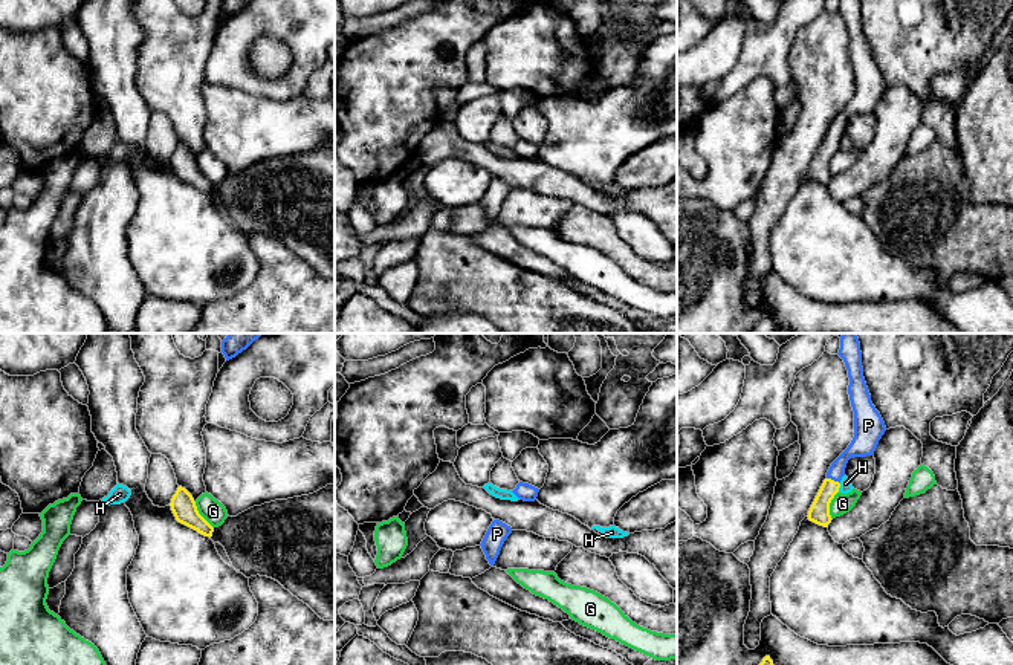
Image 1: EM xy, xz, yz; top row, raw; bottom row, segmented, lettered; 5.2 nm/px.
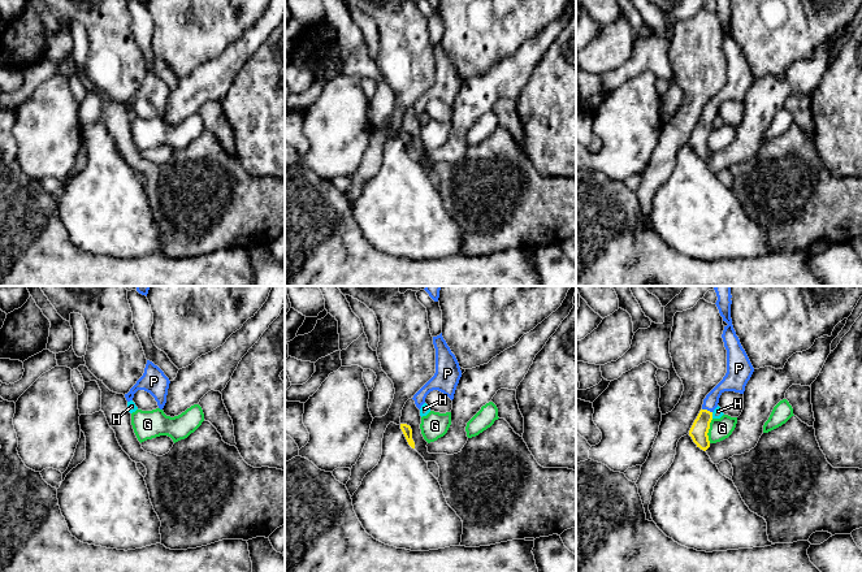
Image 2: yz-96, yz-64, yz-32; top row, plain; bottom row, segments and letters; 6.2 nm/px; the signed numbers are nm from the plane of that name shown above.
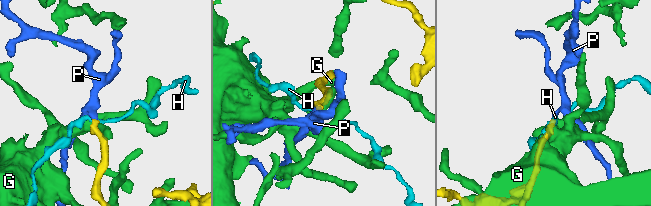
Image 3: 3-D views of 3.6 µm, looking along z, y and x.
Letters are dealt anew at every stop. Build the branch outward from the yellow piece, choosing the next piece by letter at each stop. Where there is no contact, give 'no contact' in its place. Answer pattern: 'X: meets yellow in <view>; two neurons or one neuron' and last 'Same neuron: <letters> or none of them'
G: meets yellow in yz; two neurons
H: meets yellow in yz; two neurons
P: meets yellow in yz; one neuron
Same neuron: P

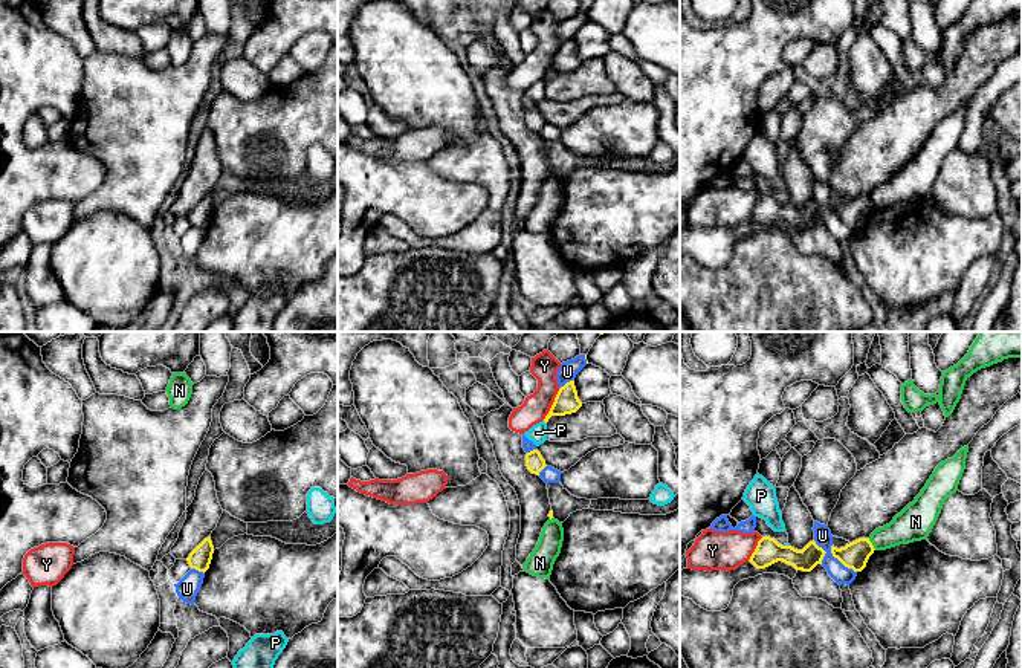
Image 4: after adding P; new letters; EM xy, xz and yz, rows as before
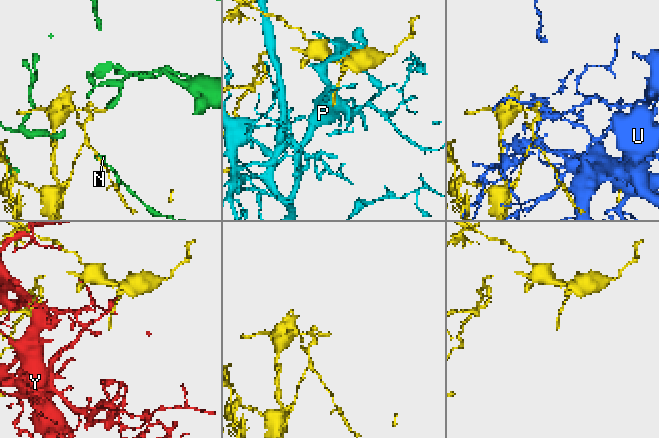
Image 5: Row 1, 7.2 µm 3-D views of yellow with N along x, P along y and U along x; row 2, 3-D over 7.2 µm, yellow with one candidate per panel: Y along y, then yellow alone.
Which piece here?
N: meets yellow in yz; two neurons
P: meets yellow in yz; two neurons
U: meets yellow in yz; two neurons
Y: meets yellow in xz; two neurons
Same neuron: none of them

